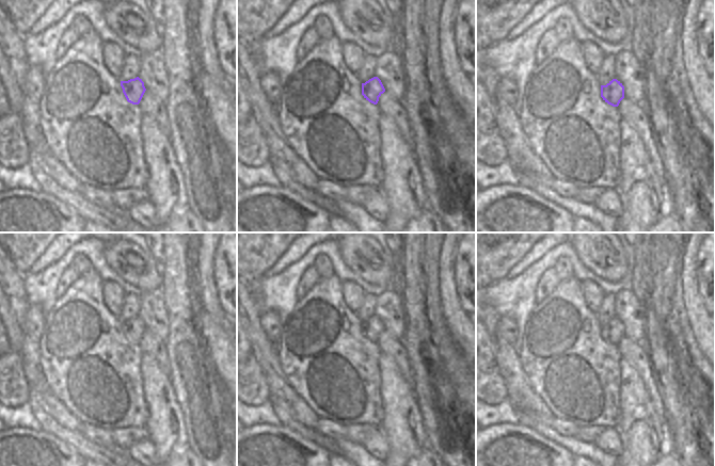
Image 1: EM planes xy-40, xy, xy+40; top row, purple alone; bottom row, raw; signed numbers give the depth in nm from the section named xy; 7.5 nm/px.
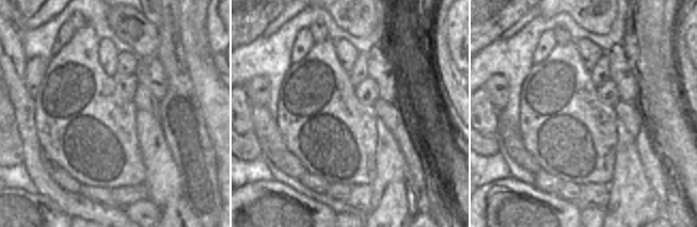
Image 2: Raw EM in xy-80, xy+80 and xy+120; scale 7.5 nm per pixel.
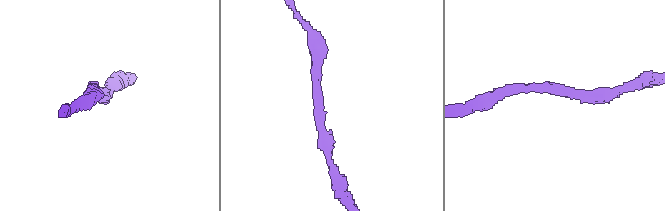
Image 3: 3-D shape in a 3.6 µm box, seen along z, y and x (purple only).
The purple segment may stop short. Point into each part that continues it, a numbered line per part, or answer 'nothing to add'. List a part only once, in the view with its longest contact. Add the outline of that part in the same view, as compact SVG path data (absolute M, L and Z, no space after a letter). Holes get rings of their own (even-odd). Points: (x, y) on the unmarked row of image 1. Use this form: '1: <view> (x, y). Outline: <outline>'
nothing to add.

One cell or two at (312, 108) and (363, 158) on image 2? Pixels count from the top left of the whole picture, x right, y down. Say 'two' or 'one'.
one

